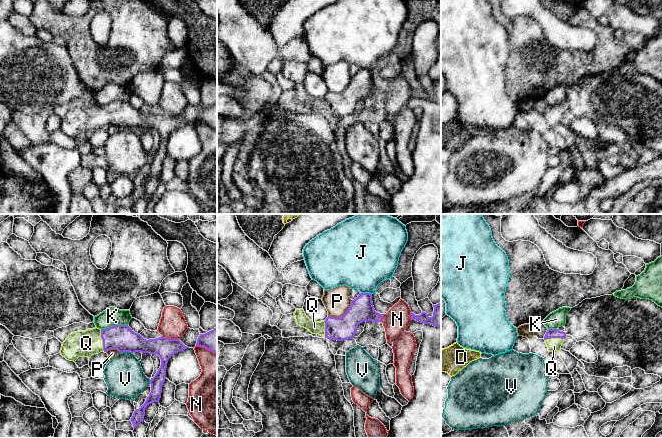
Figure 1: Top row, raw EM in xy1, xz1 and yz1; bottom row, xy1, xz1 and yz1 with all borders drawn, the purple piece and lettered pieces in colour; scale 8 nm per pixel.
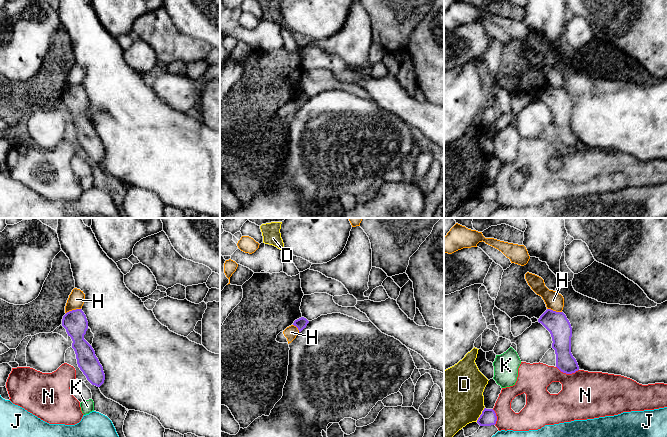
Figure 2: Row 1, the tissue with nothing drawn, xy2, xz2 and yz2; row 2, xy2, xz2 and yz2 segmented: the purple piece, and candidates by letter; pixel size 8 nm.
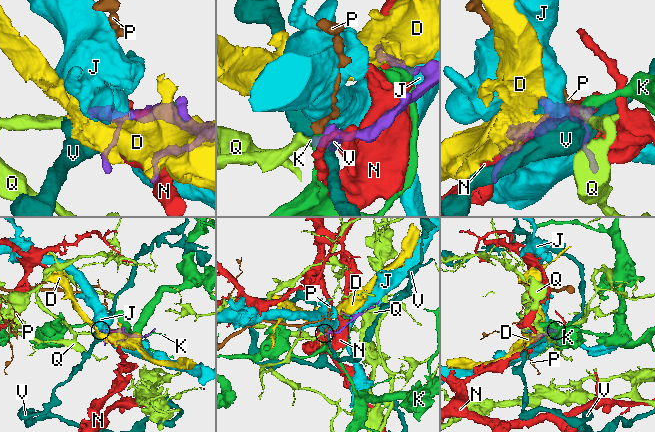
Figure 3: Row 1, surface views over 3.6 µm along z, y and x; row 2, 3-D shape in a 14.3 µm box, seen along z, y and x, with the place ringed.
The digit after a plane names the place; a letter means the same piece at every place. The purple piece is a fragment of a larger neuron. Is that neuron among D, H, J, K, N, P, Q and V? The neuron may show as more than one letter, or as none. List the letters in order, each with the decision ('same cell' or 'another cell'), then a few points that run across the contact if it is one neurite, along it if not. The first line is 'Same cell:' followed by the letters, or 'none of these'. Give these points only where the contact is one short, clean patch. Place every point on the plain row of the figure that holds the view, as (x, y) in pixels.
Same cell: Q
D: another cell
H: another cell; line xy2 (80, 84), (69, 86), (66, 89)
J: another cell; line xz1 (361, 67), (371, 70)
K: another cell; line xy1 (127, 100), (115, 100), (101, 105)
N: another cell
P: another cell; line xz1 (352, 76), (348, 85), (342, 91), (338, 93), (328, 92)
Q: same cell; line xy1 (121, 113), (102, 115), (86, 119)
V: another cell; line xy1 (120, 127), (132, 129)

